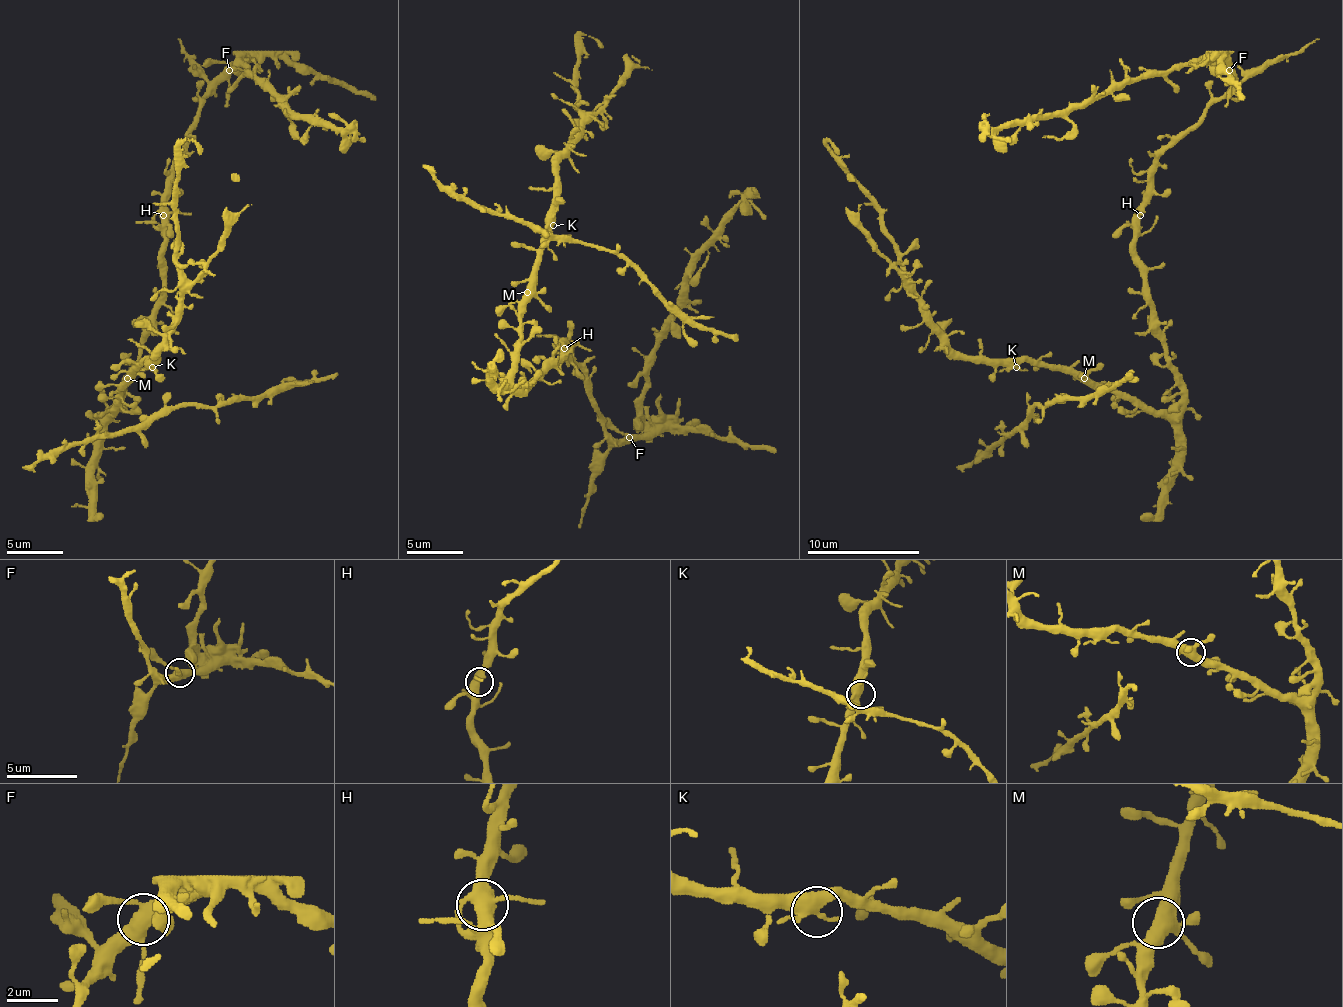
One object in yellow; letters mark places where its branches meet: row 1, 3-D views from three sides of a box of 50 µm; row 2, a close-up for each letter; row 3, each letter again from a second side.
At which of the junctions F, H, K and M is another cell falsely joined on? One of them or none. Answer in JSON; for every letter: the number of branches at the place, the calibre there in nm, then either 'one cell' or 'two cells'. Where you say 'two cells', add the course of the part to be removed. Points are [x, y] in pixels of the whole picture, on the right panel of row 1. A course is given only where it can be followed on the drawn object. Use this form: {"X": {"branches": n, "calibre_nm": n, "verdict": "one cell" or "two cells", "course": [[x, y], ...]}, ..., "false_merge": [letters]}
{"F": {"branches": 4, "calibre_nm": 500, "verdict": "two cells"}, "H": {"branches": 4, "calibre_nm": 480, "verdict": "one cell"}, "K": {"branches": 4, "calibre_nm": 440, "verdict": "one cell"}, "M": {"branches": 4, "calibre_nm": 500, "verdict": "one cell"}, "false_merge": ["F"]}

